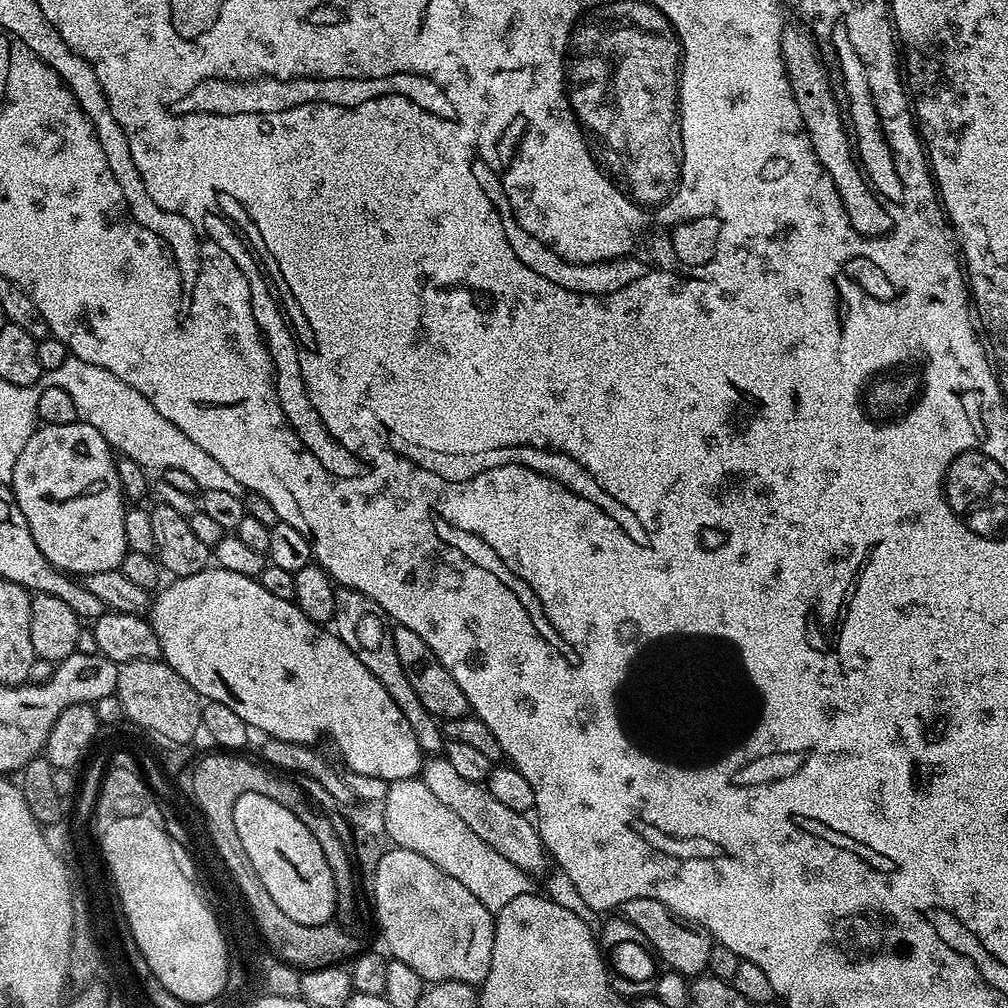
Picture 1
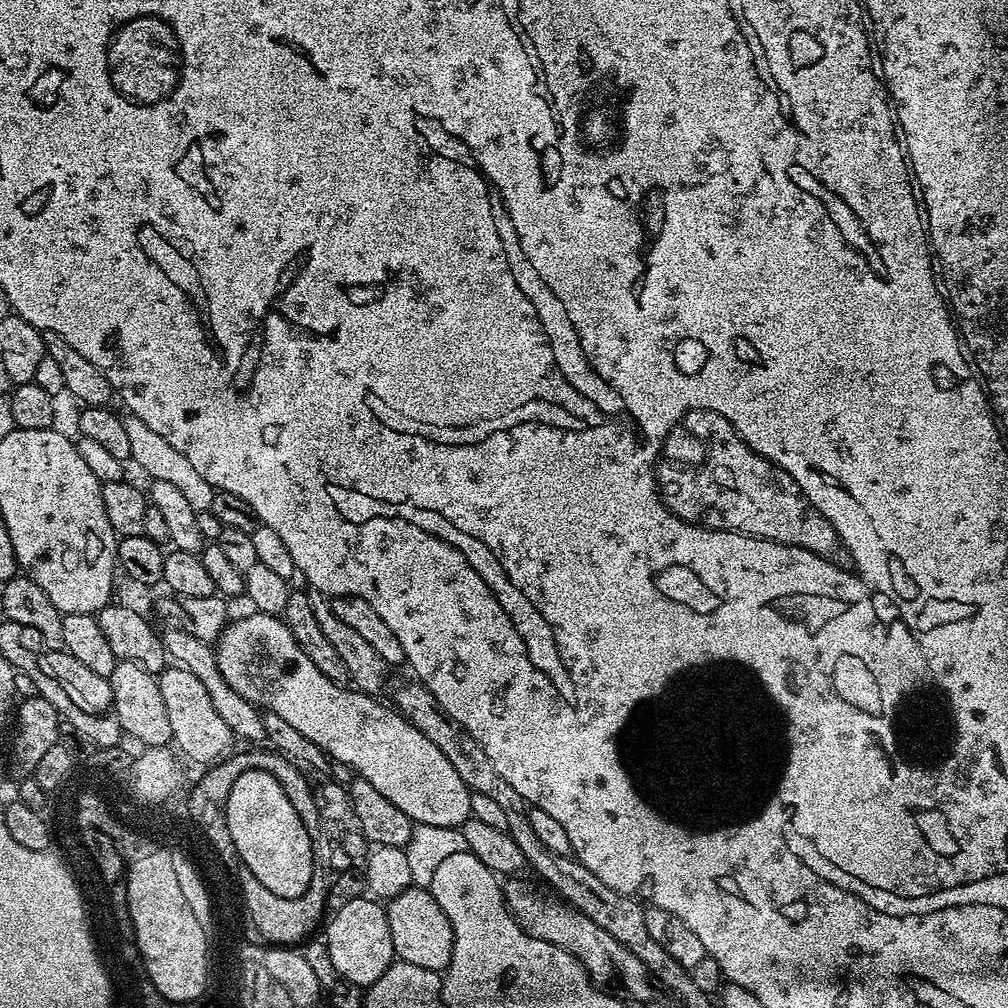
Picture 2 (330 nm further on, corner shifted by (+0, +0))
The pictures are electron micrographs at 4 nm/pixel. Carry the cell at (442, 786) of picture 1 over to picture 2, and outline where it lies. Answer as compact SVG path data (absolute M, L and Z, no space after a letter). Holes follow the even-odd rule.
M522 878L509 879L509 884L505 883L503 889L508 910L522 928L534 938L542 938L542 942L550 942L566 950L566 954L574 957L601 988L630 1000L647 1002L653 999L654 977L642 962L642 958L634 958L628 947L618 942L618 938L614 938L606 930L602 930L584 912L569 908L551 895L543 896L534 885L518 879Z

